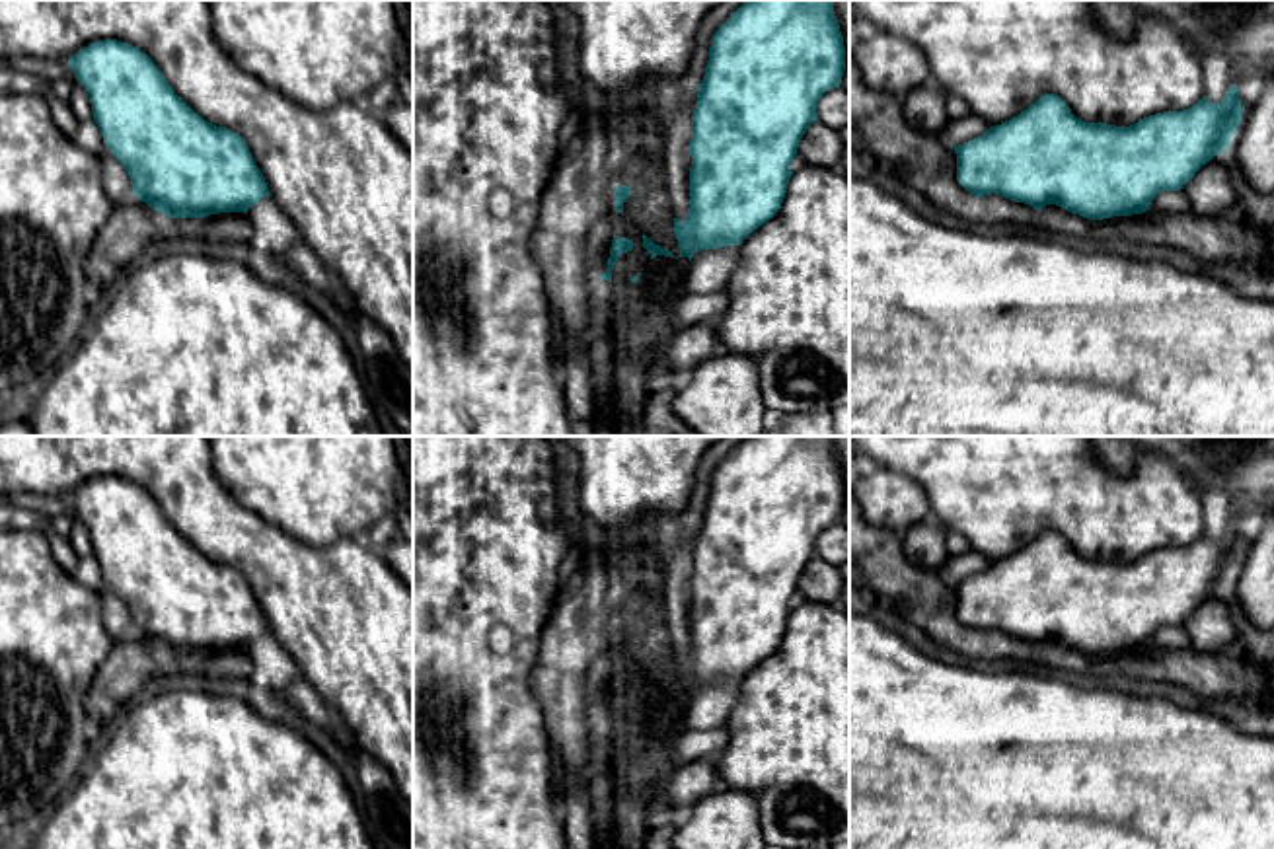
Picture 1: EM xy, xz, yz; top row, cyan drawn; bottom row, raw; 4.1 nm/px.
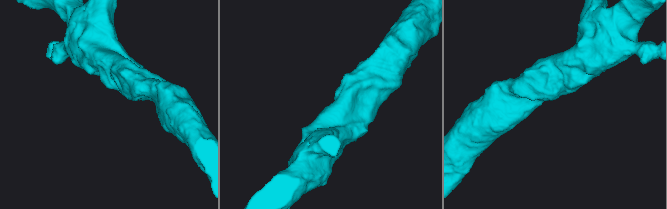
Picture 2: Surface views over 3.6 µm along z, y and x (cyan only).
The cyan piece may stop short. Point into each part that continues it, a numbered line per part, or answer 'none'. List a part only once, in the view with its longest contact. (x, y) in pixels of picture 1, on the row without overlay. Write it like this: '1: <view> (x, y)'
none

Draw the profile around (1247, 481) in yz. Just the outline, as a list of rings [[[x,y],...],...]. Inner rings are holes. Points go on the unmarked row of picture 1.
[[[1186,450],[1194,465],[1179,467],[1194,485],[1198,479],[1218,483],[1233,497],[1237,522],[1262,497],[1268,497],[1268,514],[1274,514],[1274,456],[1255,456],[1251,460],[1235,460],[1231,463],[1212,463],[1202,456]]]

